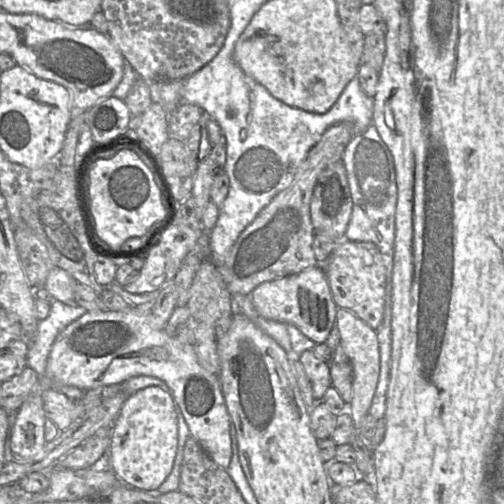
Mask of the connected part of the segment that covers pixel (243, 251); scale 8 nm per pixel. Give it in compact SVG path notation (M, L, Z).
M341 122L329 127L322 135L321 140L310 149L291 184L279 192L239 235L225 263L218 267L219 273L230 293L250 295L258 285L264 282L294 275L318 264L313 251L314 228L310 216L310 201L313 189L319 174L329 164L341 160L345 148L353 136L354 131L349 123Z

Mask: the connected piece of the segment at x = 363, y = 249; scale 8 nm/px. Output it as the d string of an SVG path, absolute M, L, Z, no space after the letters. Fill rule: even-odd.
M342 240L328 257L326 277L337 307L348 309L376 331L383 321L387 294L384 259L376 245Z

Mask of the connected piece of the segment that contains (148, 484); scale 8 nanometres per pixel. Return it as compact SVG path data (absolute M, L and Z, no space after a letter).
M158 386L129 396L114 421L109 446L109 469L126 486L156 491L169 476L178 447L178 420L172 395Z

